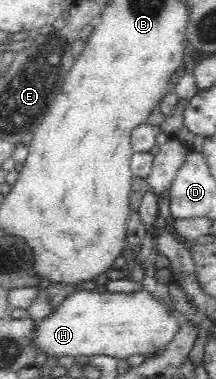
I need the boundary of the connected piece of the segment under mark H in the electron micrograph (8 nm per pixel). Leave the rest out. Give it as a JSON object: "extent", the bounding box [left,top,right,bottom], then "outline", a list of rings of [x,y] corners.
{"extent":[34,290,182,359],"outline":[[[76,290],[70,293],[63,302],[47,317],[35,322],[34,345],[48,357],[107,355],[115,359],[126,359],[141,354],[151,357],[165,347],[175,338],[182,320],[174,313],[171,314],[161,301],[146,290],[135,293],[106,292],[99,293],[91,290]]]}

